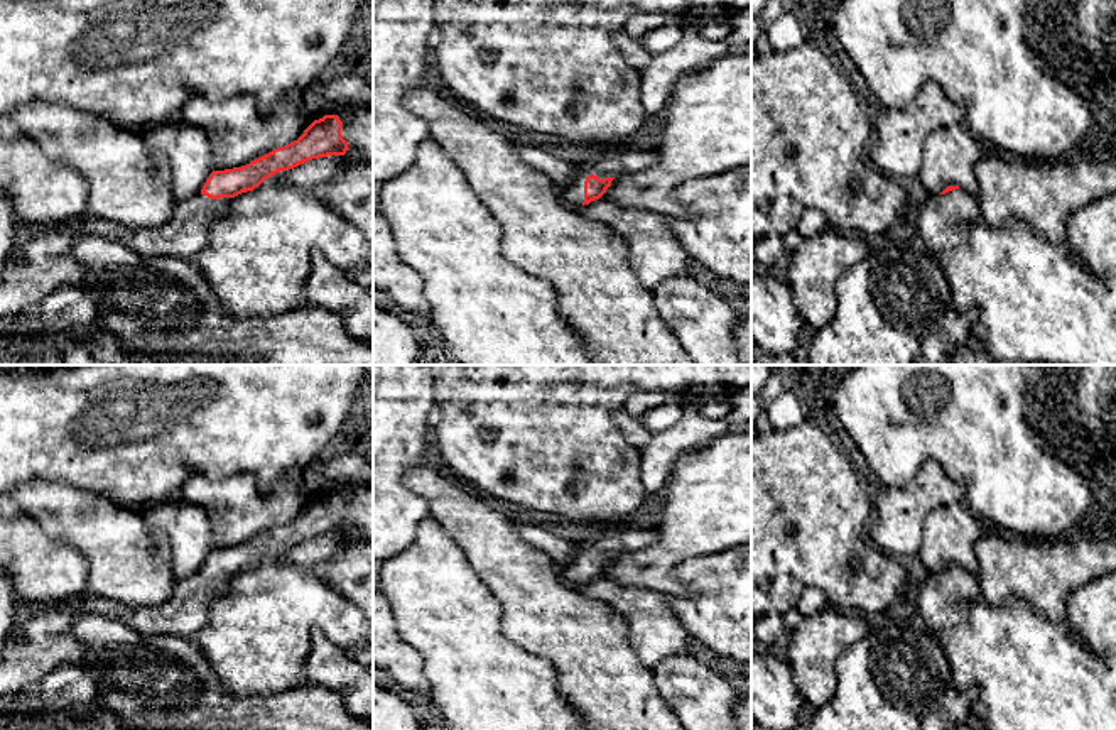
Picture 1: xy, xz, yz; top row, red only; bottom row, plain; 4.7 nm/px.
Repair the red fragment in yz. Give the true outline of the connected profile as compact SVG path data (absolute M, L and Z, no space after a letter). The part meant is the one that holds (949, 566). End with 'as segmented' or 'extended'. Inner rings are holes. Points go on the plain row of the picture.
M947 564L940 573L929 575L918 588L918 612L930 632L967 620L969 603L979 598L978 578L959 564Z; extended

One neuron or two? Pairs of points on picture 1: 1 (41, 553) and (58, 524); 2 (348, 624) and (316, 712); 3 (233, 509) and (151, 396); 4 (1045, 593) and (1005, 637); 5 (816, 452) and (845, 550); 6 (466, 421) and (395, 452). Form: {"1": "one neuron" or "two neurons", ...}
{"1": "two neurons", "2": "two neurons", "3": "two neurons", "4": "two neurons", "5": "one neuron", "6": "two neurons"}

